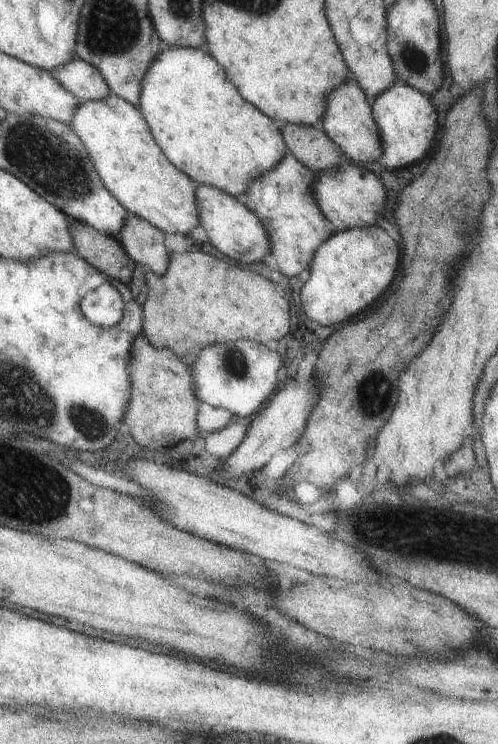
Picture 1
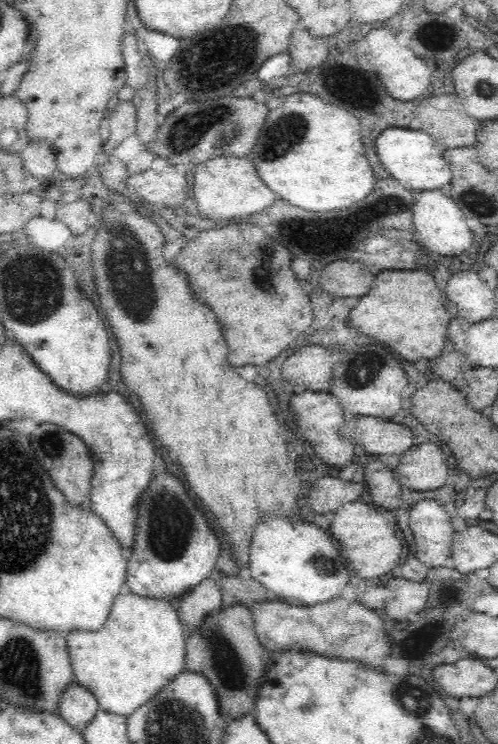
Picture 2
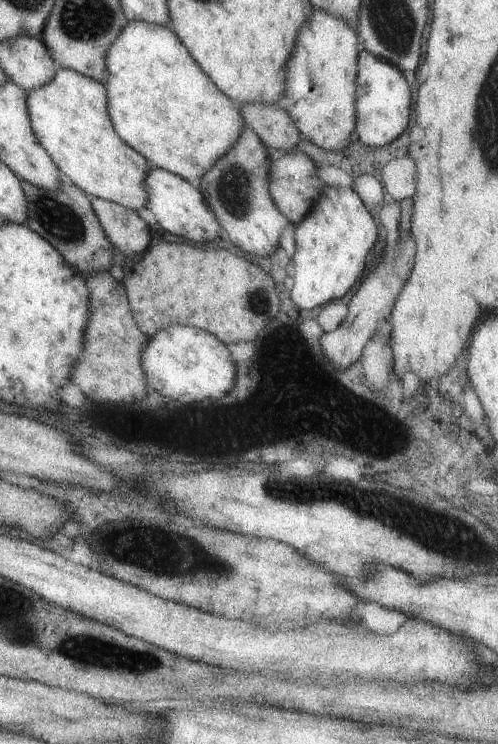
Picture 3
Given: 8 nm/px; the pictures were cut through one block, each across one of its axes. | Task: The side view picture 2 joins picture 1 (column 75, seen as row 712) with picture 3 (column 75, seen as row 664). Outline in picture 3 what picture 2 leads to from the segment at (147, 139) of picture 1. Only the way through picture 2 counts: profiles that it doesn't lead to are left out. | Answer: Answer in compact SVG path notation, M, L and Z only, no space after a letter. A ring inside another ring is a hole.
M58 67L54 78L44 86L32 89L27 96L30 122L38 142L70 180L87 195L138 210L147 203L145 178L153 167L149 160L118 136L109 115L109 96L105 85L72 69Z

